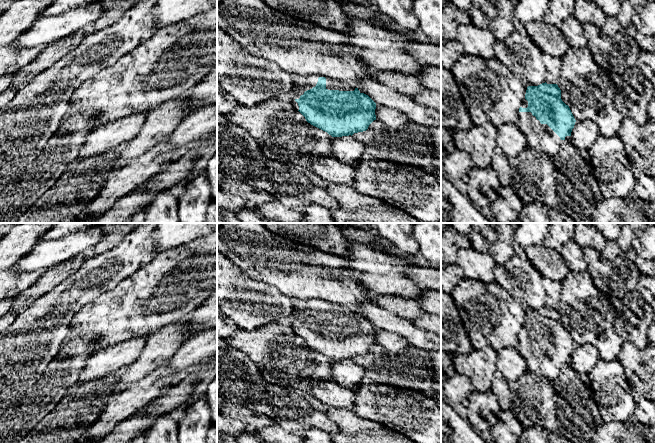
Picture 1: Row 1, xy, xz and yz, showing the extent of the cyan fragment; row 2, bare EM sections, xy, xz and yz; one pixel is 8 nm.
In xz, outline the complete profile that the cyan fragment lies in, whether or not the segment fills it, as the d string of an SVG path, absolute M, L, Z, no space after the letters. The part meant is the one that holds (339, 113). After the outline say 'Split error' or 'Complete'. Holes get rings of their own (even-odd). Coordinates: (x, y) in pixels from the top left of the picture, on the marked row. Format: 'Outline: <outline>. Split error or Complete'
Outline: M315 75L293 76L292 92L294 109L332 137L366 131L376 120L376 103L348 83Z. Split error

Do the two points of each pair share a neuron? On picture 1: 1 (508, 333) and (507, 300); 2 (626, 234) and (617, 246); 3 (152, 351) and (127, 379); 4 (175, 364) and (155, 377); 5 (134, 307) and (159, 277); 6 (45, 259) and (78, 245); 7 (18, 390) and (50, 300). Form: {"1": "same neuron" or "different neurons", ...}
{"1": "same neuron", "2": "same neuron", "3": "same neuron", "4": "different neurons", "5": "same neuron", "6": "same neuron", "7": "same neuron"}

